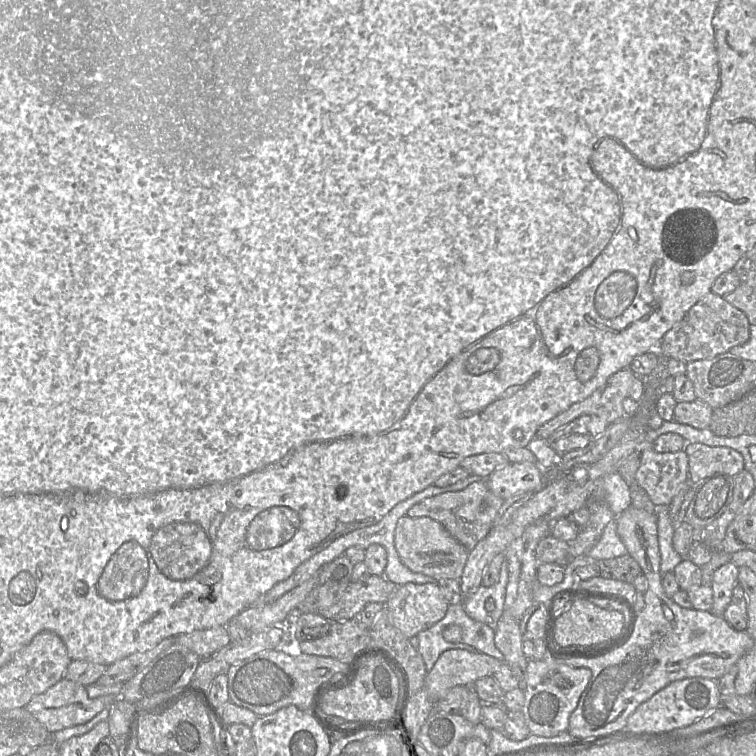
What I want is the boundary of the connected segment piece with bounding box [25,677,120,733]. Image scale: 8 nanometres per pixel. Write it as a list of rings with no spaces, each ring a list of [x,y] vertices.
[[[63,677],[46,692],[33,697],[25,706],[25,709],[42,723],[50,733],[55,733],[65,728],[85,724],[118,698],[120,697],[113,695],[89,698],[84,685]]]

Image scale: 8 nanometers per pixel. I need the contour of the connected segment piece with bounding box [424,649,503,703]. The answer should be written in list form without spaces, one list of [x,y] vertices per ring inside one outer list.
[[[463,649],[443,652],[427,673],[424,688],[433,703],[455,686],[473,687],[478,679],[493,676],[503,661],[483,653]]]

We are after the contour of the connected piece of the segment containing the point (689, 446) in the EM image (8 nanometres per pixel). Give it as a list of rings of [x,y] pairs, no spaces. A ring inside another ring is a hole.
[[[687,443],[684,451],[689,460],[689,482],[691,484],[716,474],[735,477],[745,468],[743,456],[729,447]]]

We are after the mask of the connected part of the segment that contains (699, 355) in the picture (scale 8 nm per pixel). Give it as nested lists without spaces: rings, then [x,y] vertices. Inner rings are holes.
[[[710,292],[664,335],[657,350],[663,359],[689,363],[730,352],[731,348],[745,344],[749,338],[750,323],[746,315],[723,297]]]

